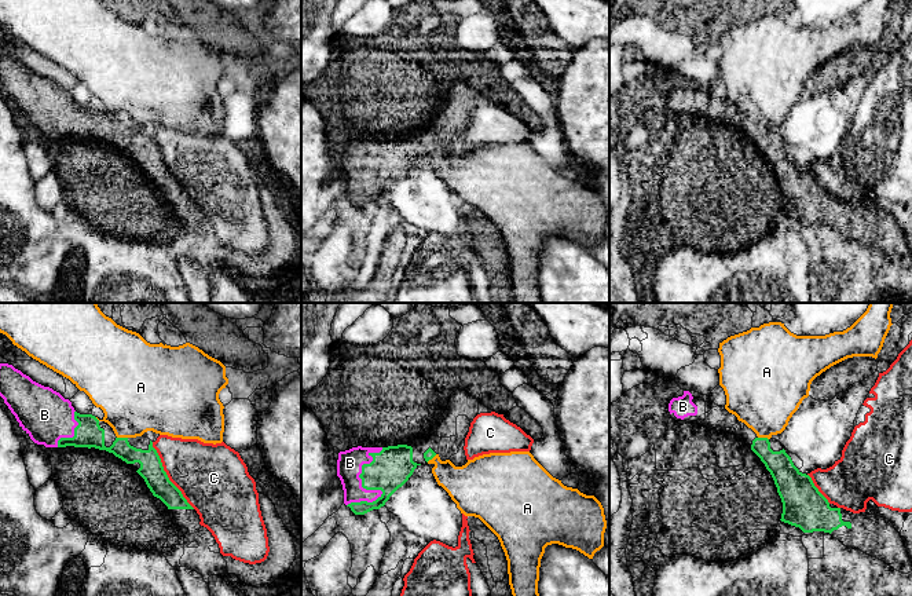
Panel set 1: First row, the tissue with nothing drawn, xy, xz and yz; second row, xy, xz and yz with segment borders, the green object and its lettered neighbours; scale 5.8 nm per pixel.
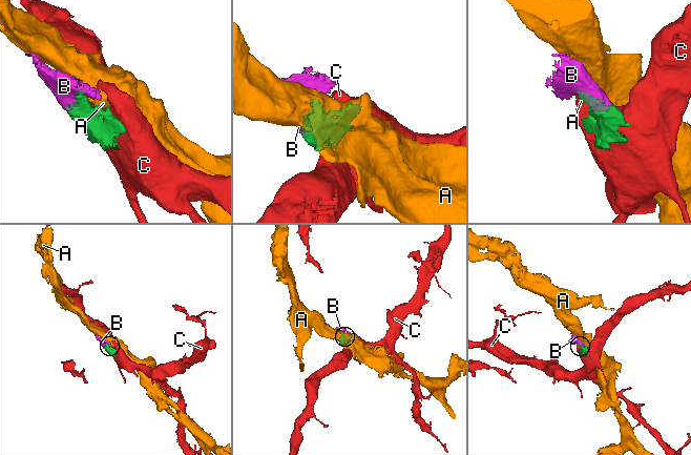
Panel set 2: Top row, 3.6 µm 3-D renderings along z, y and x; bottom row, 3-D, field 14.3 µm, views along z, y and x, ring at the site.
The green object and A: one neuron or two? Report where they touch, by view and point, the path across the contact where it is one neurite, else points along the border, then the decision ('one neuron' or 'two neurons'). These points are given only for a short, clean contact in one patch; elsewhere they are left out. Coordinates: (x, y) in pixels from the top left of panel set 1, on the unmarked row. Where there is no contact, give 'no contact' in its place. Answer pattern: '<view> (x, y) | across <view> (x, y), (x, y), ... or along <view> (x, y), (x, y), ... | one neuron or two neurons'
xy (123, 130) | along xy (117, 128), (127, 130) | two neurons

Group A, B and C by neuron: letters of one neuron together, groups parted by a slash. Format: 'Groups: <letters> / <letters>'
Groups: A / B / C

